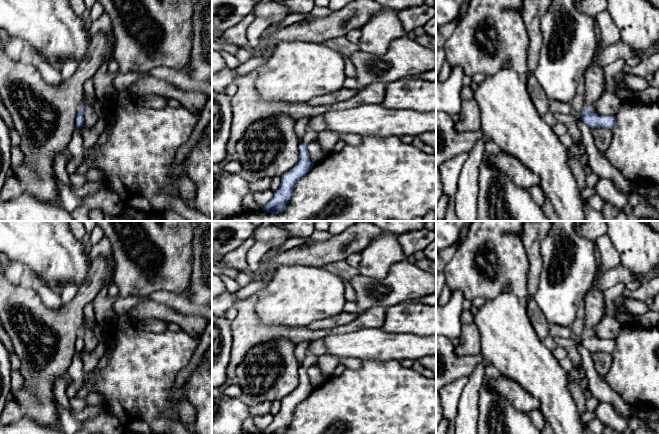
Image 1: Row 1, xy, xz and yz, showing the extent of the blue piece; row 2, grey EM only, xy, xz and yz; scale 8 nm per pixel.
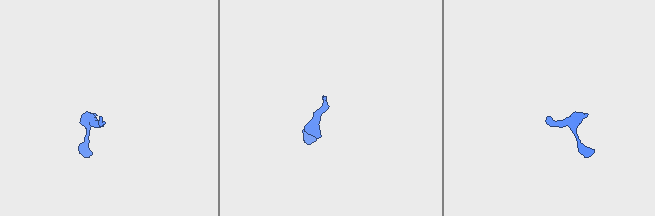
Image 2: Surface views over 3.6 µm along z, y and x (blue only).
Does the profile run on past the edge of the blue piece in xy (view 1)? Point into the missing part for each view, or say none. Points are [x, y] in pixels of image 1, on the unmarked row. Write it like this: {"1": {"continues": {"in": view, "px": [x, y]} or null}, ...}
{"1": {"continues": null}}

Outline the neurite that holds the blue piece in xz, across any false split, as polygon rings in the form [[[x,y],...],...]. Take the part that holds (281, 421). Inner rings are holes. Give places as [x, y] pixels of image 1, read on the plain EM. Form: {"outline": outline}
{"outline": [[[309,340],[305,358],[301,362],[301,367],[299,369],[299,386],[281,400],[280,411],[274,416],[272,423],[262,432],[262,434],[285,434],[292,420],[295,408],[313,392],[314,387],[311,385],[307,374],[307,369],[311,367],[318,358],[318,356],[309,351],[309,347],[313,341],[314,340]]]}

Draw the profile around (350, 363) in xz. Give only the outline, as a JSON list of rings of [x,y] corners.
[[[344,358],[338,360],[338,363],[347,369],[357,370],[361,367],[361,360],[357,358]]]

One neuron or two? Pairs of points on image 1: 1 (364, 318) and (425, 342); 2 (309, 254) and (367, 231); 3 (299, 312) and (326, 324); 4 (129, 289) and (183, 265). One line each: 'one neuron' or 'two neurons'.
1: two neurons
2: one neuron
3: two neurons
4: one neuron

